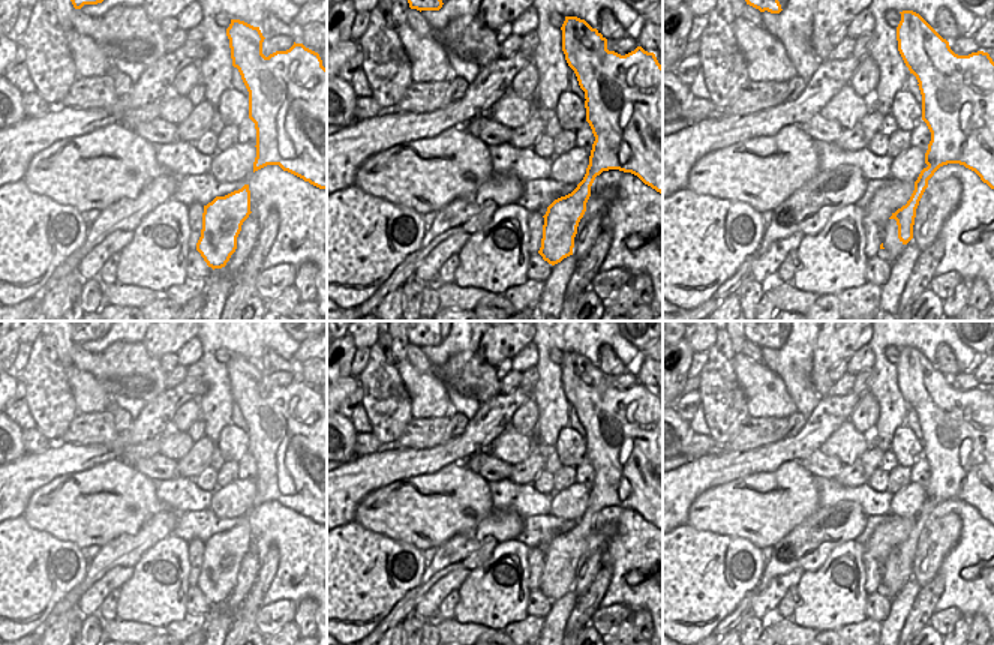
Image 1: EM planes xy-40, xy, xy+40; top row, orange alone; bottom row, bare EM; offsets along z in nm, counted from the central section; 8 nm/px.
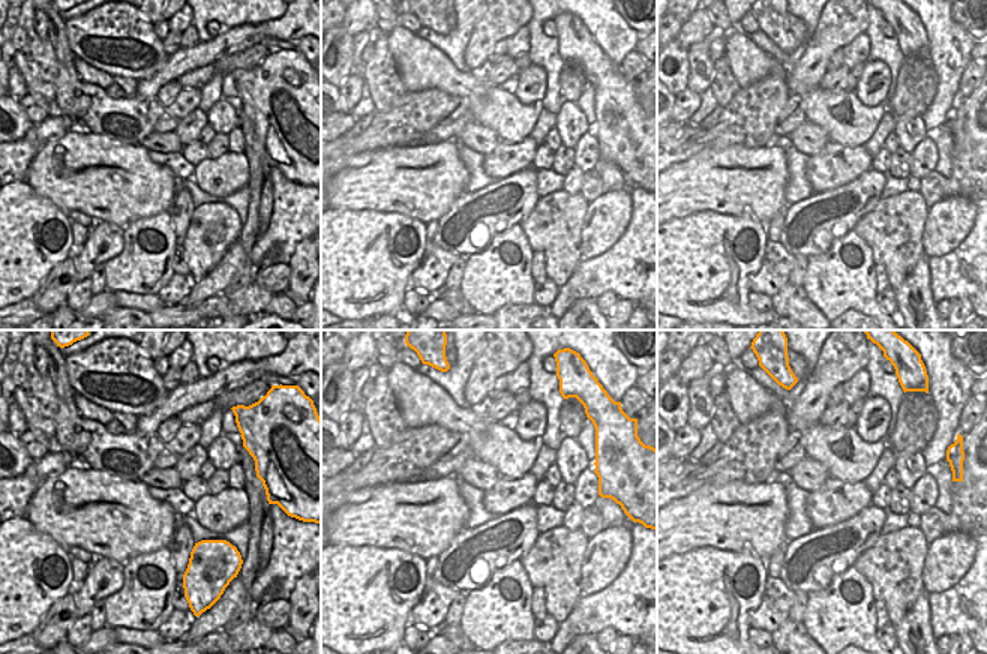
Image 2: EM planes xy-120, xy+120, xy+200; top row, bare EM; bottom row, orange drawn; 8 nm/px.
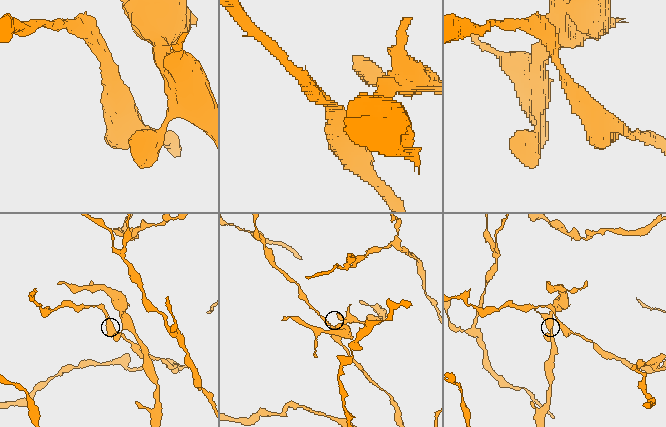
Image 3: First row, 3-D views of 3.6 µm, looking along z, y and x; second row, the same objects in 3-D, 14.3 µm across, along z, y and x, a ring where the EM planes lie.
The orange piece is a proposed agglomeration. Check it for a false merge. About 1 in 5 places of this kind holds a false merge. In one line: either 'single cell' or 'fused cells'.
single cell

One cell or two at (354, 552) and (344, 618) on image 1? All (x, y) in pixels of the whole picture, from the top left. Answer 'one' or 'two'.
one

